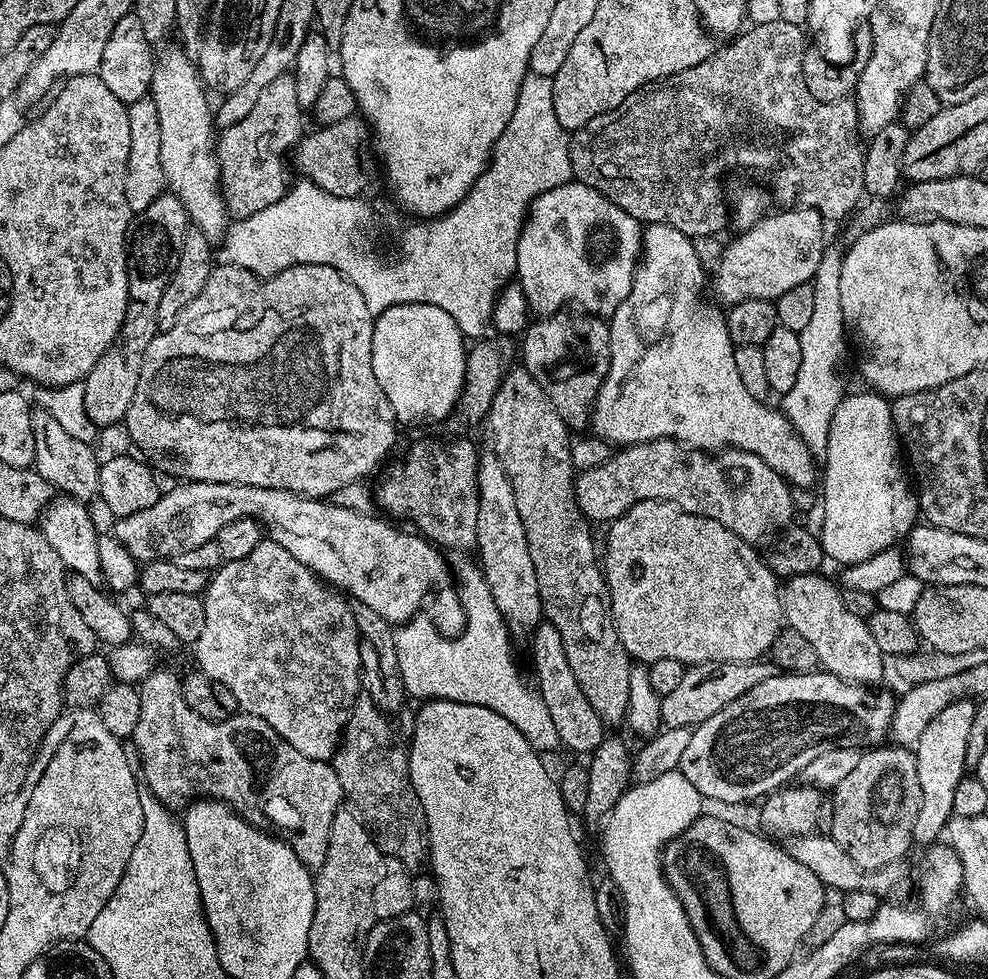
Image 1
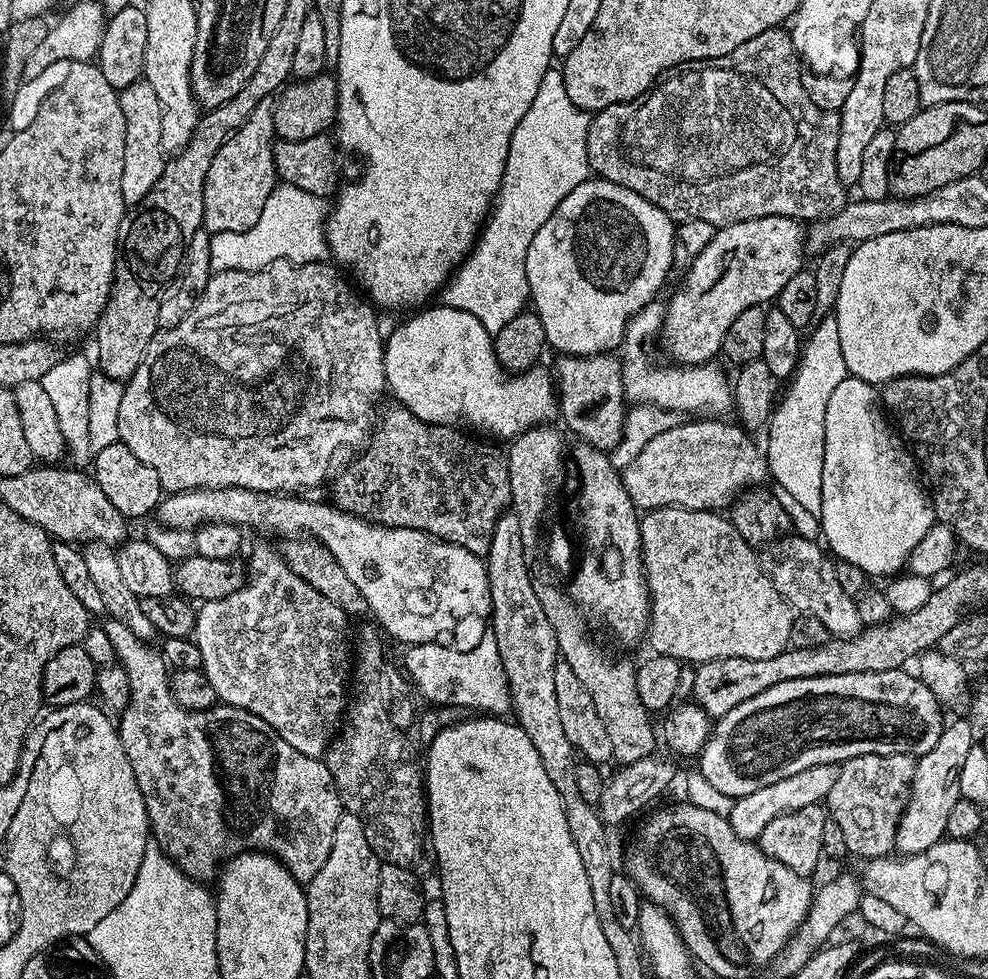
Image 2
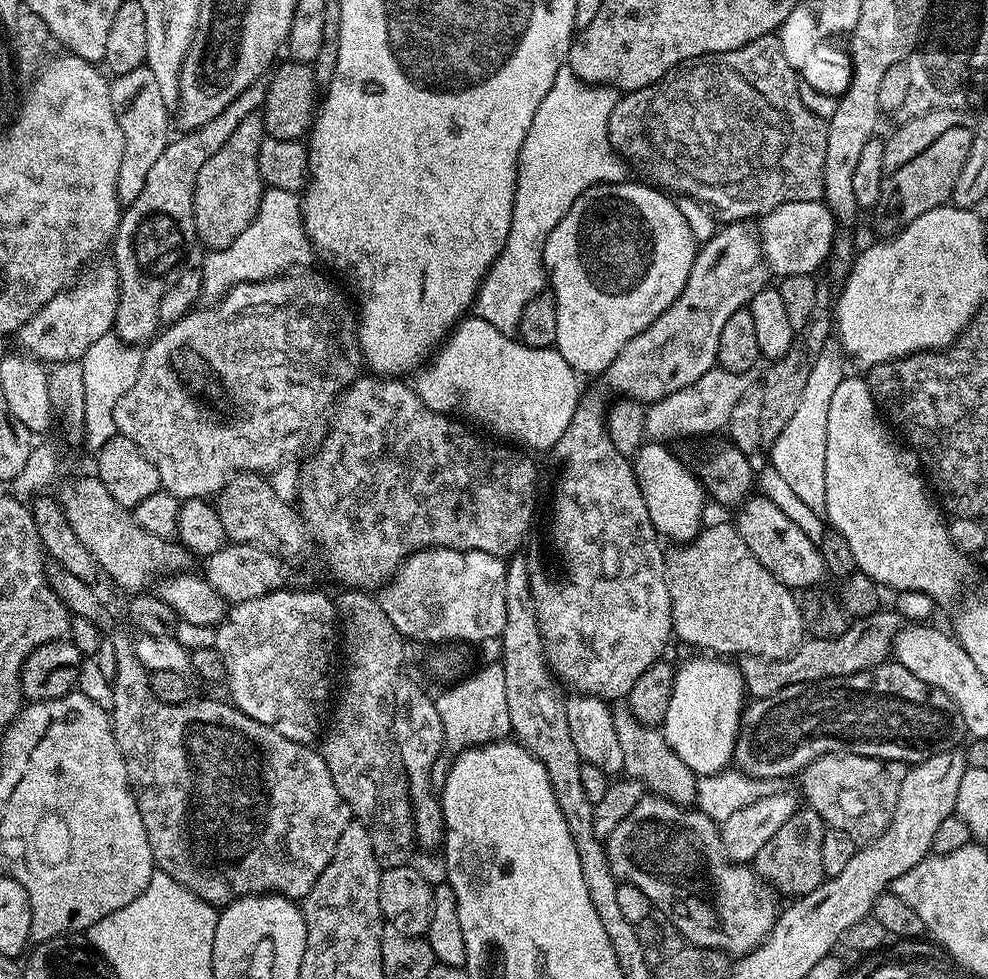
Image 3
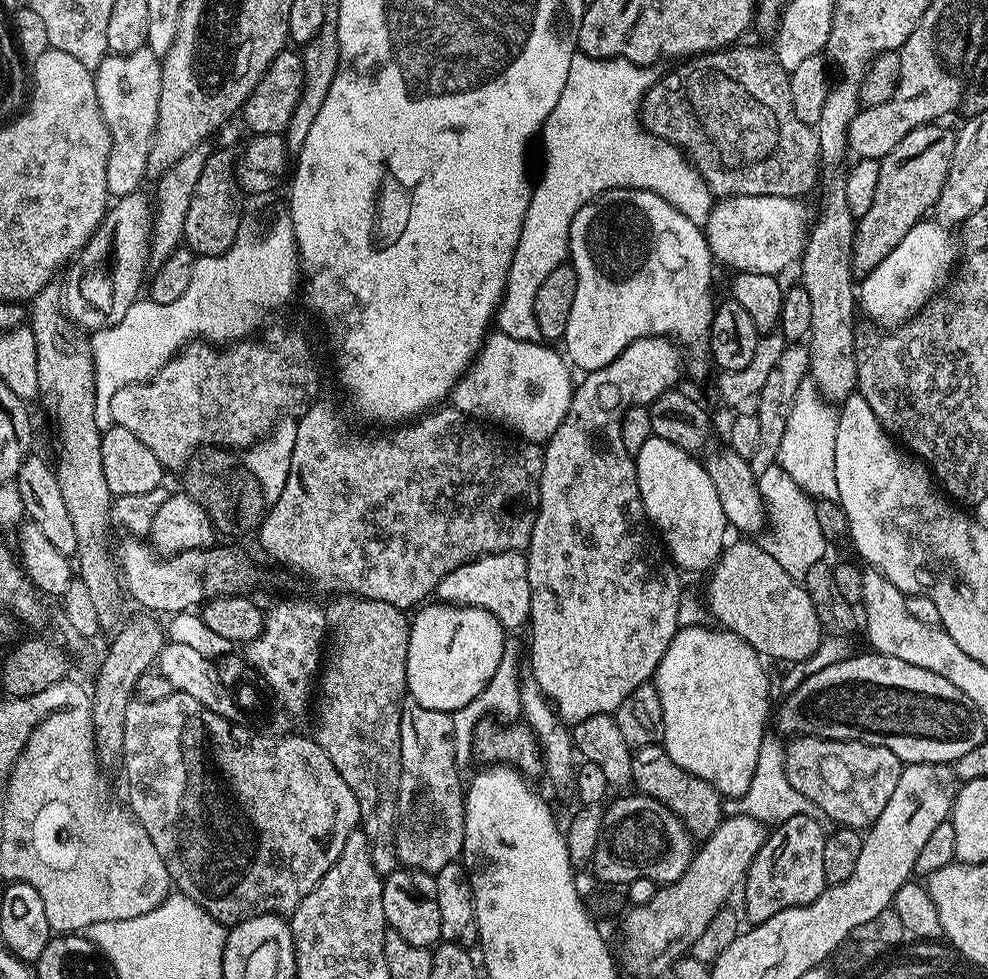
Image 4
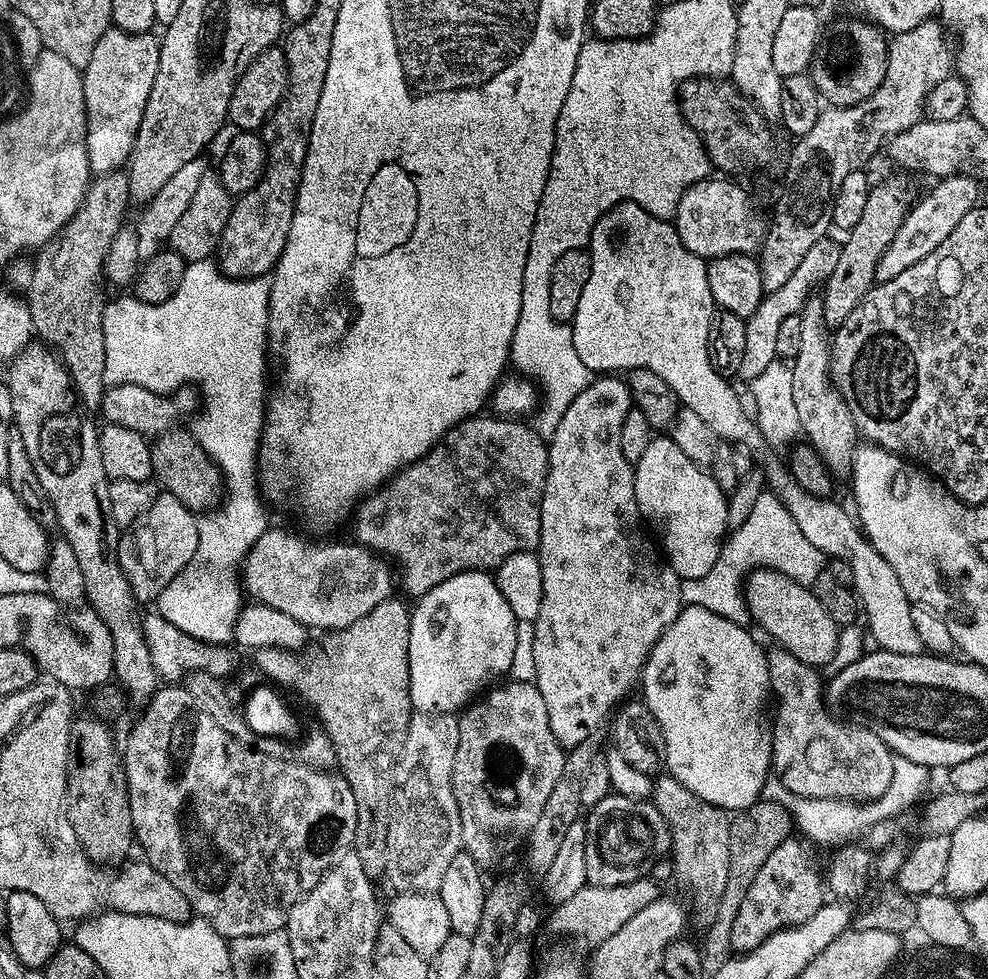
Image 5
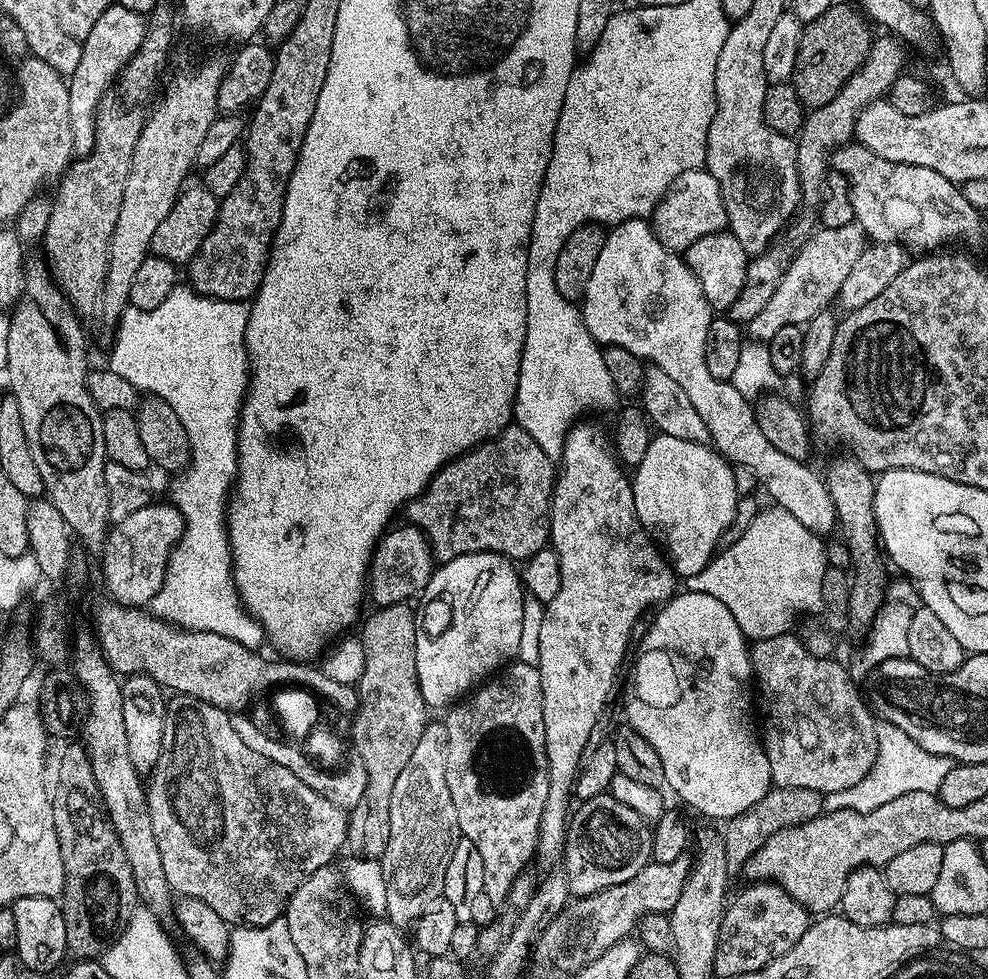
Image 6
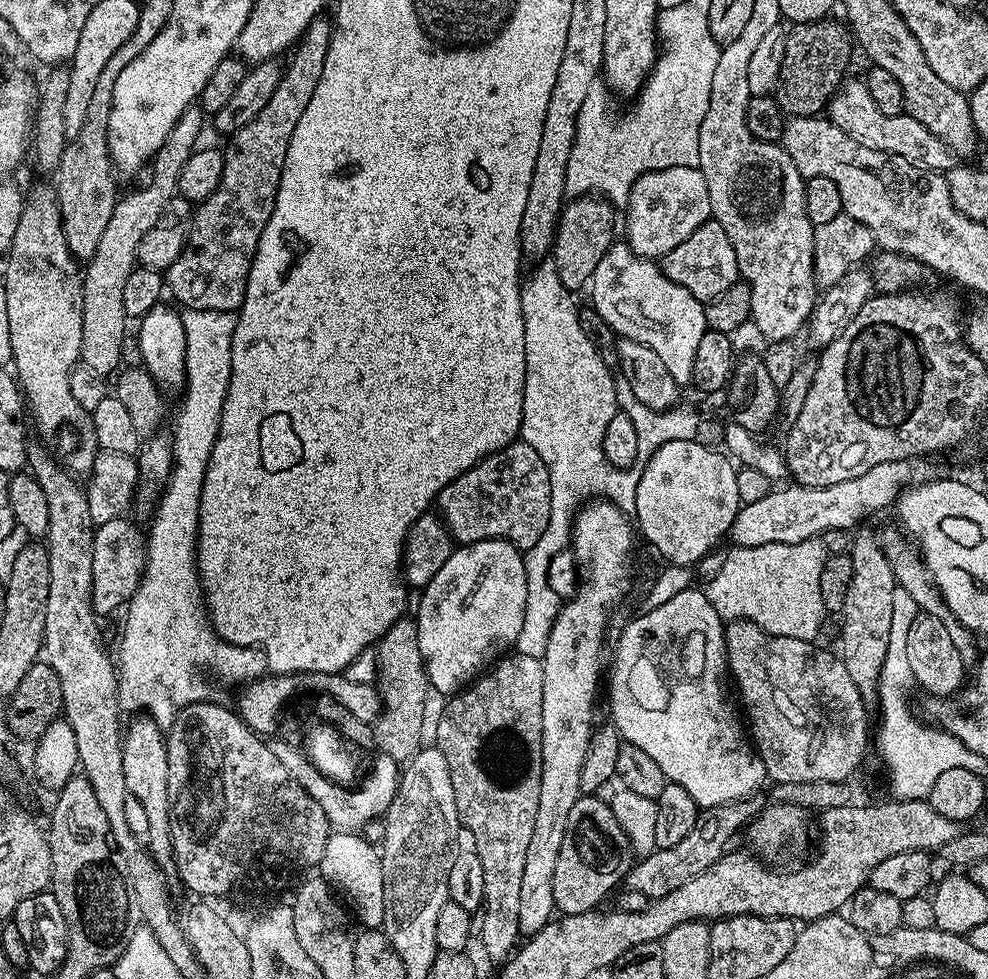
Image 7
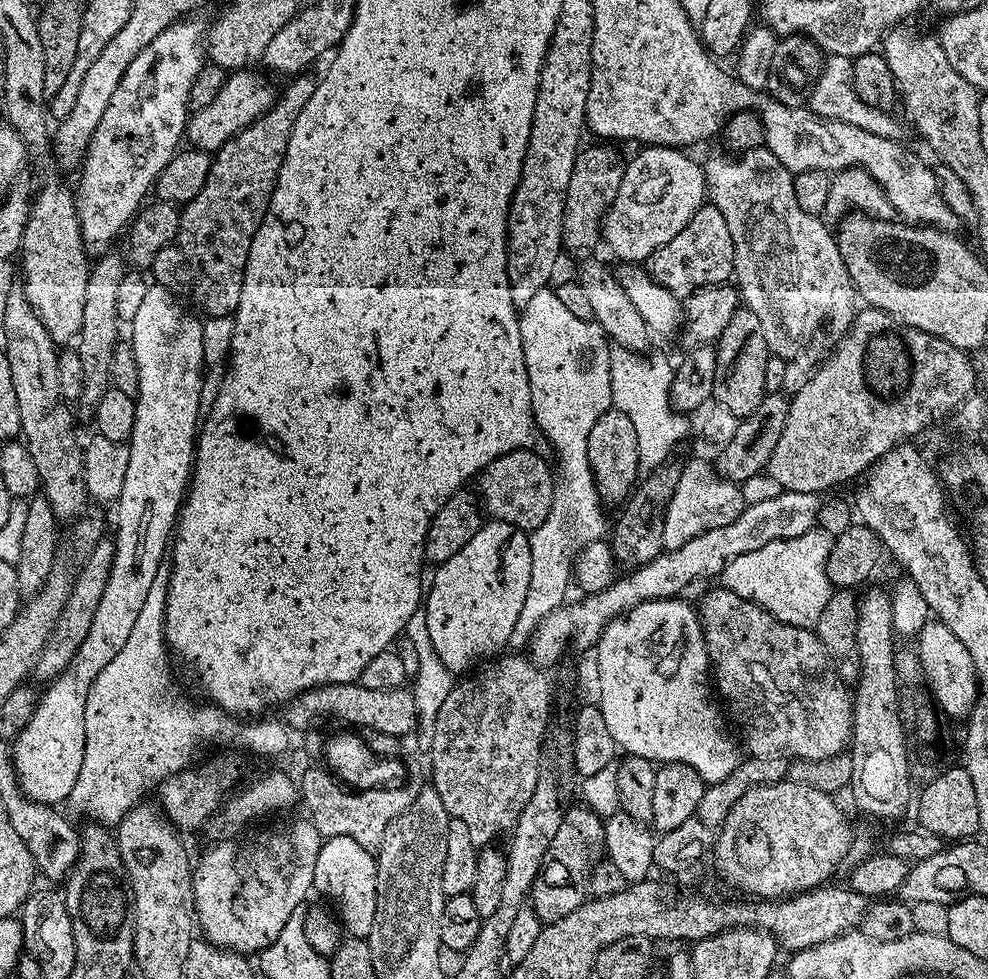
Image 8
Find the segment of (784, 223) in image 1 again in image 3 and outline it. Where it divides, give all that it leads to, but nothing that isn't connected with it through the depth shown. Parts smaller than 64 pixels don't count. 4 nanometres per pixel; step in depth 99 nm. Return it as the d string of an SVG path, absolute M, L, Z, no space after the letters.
M728 222L715 232L708 240L699 245L694 266L690 266L690 278L686 278L686 286L682 294L664 313L646 330L642 330L622 350L618 350L618 358L610 362L610 366L602 374L604 384L615 395L629 400L639 400L645 405L652 405L656 400L666 399L675 391L685 389L691 383L698 382L707 371L717 367L718 338L722 334L722 326L739 308L747 308L748 303L758 294L758 290L769 287L770 269L764 260L764 249L757 233L748 229L744 222Z

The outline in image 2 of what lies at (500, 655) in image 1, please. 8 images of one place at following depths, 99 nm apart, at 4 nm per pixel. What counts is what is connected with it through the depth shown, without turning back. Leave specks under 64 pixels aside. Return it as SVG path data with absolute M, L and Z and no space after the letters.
M490 634L480 636L480 641L472 650L459 652L444 642L414 644L404 656L403 671L413 689L429 700L432 706L455 706L460 708L482 708L486 714L504 714L511 709L512 695L506 682L506 670L502 670L502 658L498 658L498 642Z

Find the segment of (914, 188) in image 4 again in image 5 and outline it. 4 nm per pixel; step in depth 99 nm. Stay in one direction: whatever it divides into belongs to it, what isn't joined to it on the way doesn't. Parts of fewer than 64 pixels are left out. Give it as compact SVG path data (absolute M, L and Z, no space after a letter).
M892 176L880 182L878 180L873 185L861 217L853 228L847 229L845 236L848 237L840 244L834 272L822 285L824 320L829 329L835 330L842 322L846 322L846 318L850 318L850 310L854 310L854 306L858 306L864 295L874 287L875 267L891 240L898 234L898 228L913 200L910 186L902 176Z

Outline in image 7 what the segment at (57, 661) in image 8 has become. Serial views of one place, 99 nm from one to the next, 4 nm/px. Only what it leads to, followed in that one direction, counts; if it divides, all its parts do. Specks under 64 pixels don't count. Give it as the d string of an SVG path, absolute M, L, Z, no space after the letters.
M119 516L110 522L95 525L94 558L90 574L92 575L92 608L97 617L108 616L116 607L127 605L134 590L140 584L144 574L146 561L146 544L142 539L142 532L128 521Z

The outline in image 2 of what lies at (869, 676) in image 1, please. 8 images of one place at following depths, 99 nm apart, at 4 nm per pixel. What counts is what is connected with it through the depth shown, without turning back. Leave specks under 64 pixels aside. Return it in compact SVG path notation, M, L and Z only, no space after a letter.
M788 534L776 542L777 544L769 550L768 557L763 557L762 563L764 571L768 573L778 594L782 594L789 608L822 622L829 637L856 635L862 627L856 601L853 596L842 591L842 585L834 574L836 564L830 559L829 553L815 539L806 536Z

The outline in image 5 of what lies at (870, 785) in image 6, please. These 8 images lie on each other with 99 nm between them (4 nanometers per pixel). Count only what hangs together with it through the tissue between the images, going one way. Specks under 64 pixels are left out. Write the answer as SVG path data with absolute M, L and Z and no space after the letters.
M898 756L894 762L894 773L890 785L878 799L857 802L834 798L806 798L787 790L781 780L775 776L770 776L767 782L763 784L761 797L778 803L789 811L797 831L800 830L802 832L800 834L811 843L822 844L826 842L835 845L855 837L852 835L858 832L862 834L869 831L878 822L895 819L898 813L916 801L925 790L928 776L930 776L929 769L920 763L910 762L909 759Z

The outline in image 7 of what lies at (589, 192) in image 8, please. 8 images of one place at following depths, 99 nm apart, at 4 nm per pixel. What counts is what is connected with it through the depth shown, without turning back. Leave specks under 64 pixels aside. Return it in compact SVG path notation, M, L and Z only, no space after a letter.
M592 194L572 198L565 203L560 214L560 223L556 226L554 241L556 273L558 278L562 278L562 286L577 290L576 288L583 284L585 287L591 281L594 270L598 270L598 262L602 262L602 254L612 249L617 239L615 211L617 209L611 200L597 198Z

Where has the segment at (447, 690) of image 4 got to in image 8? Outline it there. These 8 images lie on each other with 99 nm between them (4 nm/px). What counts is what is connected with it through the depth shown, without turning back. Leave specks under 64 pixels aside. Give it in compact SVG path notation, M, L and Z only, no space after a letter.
M489 519L478 530L478 534L474 534L474 538L470 538L470 542L466 542L466 546L458 550L458 554L454 554L454 558L439 565L435 572L436 577L432 584L430 580L426 588L422 615L440 661L449 672L464 674L475 669L479 660L484 660L487 656L495 657L507 649L504 647L508 643L513 643L518 614L522 614L522 606L526 602L532 581L532 541L529 533L517 524Z

